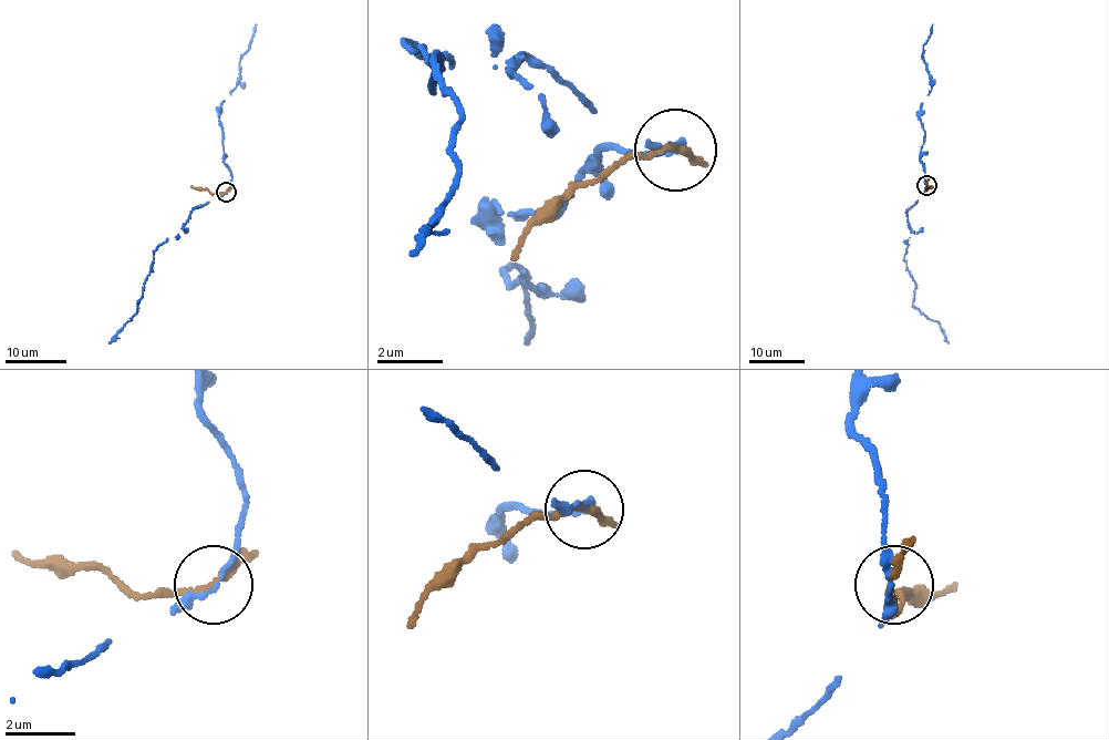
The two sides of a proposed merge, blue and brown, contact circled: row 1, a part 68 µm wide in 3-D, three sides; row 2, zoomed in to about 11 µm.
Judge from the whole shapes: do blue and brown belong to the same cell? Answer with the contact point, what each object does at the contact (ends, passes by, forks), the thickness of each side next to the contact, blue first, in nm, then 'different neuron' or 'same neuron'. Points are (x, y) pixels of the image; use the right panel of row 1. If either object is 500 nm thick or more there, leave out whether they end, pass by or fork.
(926, 185) | blue passes by | brown passes by | 130/180 nm | different neuron

